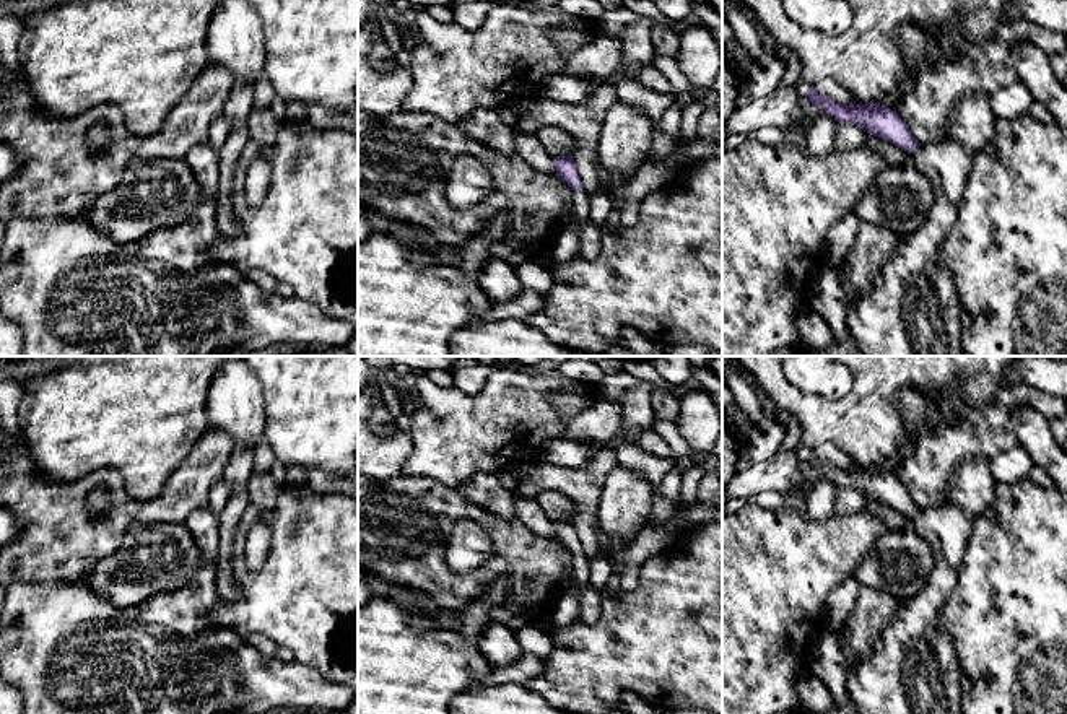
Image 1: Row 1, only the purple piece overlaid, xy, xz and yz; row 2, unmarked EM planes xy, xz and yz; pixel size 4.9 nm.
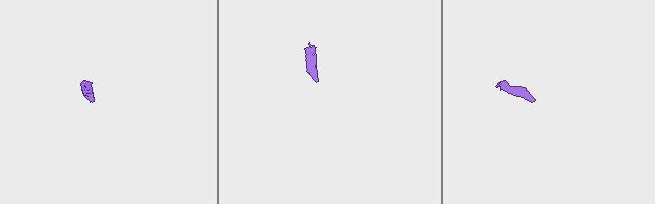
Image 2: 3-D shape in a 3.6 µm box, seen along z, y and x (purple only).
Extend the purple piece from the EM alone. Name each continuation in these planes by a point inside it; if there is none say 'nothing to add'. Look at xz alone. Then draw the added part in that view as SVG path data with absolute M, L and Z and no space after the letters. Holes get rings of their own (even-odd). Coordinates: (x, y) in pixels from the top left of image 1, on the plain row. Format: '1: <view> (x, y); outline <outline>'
1: xz (566, 610); outline M579 553L573 559L573 581L576 587L569 592L563 592L556 600L553 615L548 620L548 629L561 629L577 621L579 616L579 592L589 586L590 579L590 559Z

